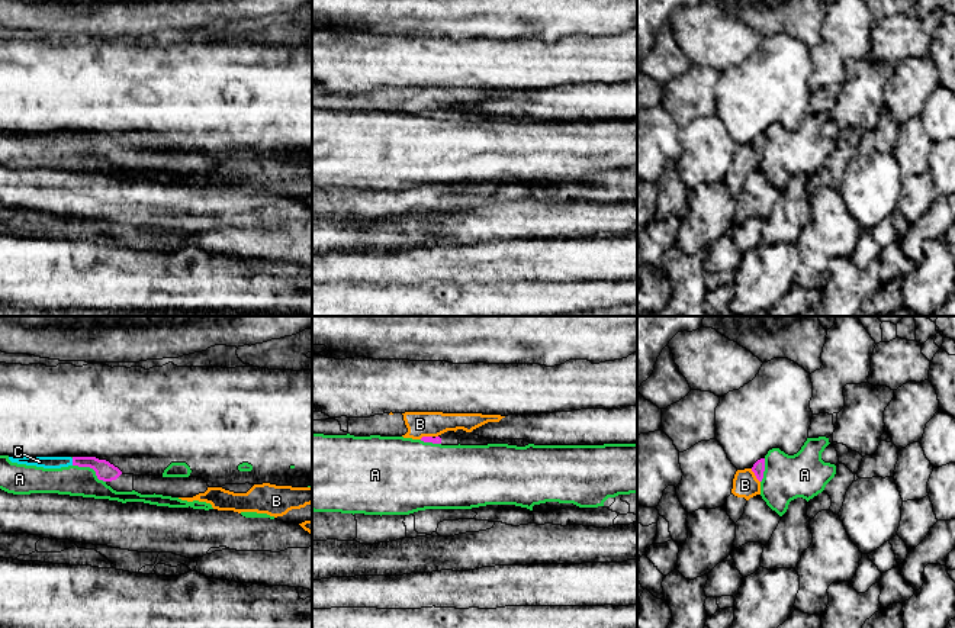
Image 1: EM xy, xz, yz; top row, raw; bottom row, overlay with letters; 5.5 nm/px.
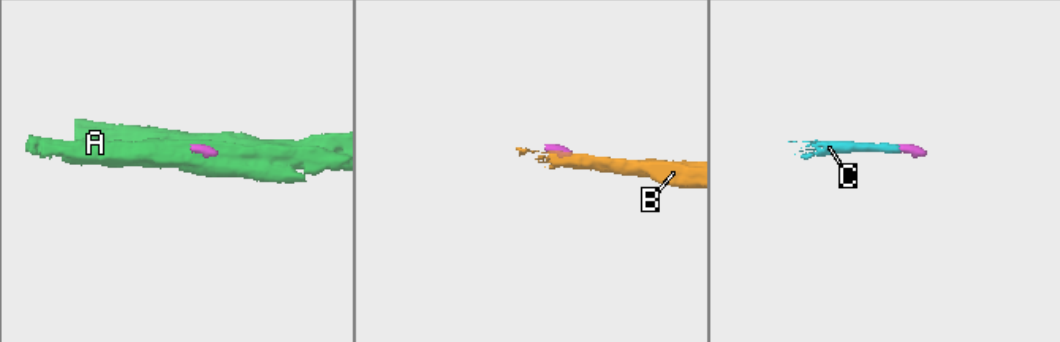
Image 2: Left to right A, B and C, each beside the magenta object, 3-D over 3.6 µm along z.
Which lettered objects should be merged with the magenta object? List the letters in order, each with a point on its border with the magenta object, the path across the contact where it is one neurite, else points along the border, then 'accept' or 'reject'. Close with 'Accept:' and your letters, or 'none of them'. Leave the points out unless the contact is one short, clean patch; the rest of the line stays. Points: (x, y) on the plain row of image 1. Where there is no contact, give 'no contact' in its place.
A: contact xy (90, 142); border xy (73, 139), (90, 142), (105, 157); reject
B: contact yz (755, 150); accept
C: contact xy (73, 137); accept
Accept: B, C

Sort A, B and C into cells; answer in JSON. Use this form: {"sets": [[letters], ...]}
{"sets": [["A"], ["B", "C"]]}

